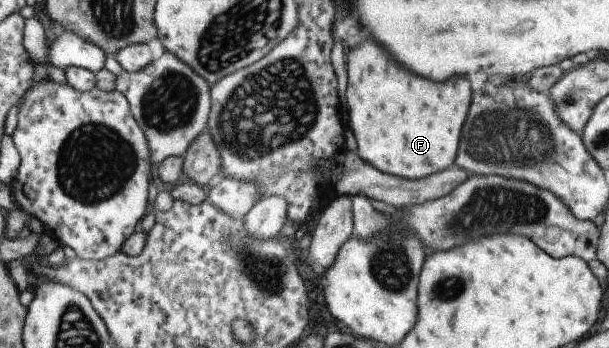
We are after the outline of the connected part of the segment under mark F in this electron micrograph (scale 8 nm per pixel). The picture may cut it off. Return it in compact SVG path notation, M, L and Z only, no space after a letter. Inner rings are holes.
M364 40L360 46L348 52L346 56L346 106L348 106L348 122L356 140L356 154L362 162L366 162L386 174L416 180L424 178L432 172L444 170L454 162L458 150L460 128L466 118L466 110L470 104L470 86L464 78L452 78L442 84L432 84L424 78L416 78L414 74L398 68L382 50L370 40Z

